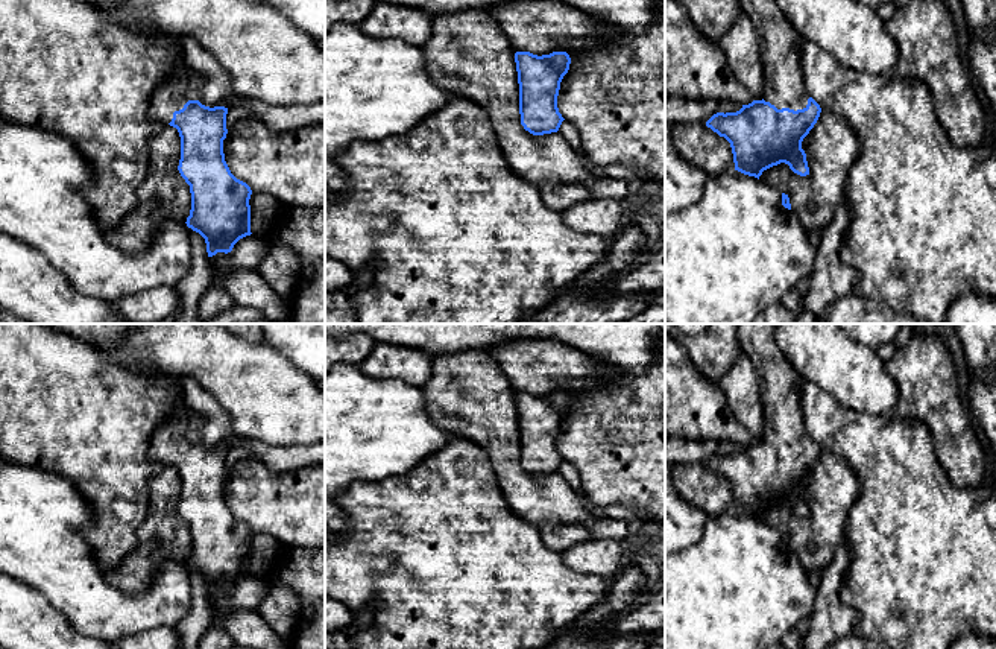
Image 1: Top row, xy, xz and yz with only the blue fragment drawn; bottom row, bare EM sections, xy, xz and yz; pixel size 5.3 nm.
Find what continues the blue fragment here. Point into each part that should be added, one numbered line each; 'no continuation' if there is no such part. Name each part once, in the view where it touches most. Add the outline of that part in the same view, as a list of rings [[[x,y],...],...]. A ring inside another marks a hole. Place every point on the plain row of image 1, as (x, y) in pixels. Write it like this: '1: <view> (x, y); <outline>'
1: xy (216, 429); [[[190,377],[176,380],[182,391],[181,407],[156,427],[147,450],[159,467],[169,465],[173,453],[182,450],[188,441],[214,448],[234,436],[229,416],[210,392]]]

